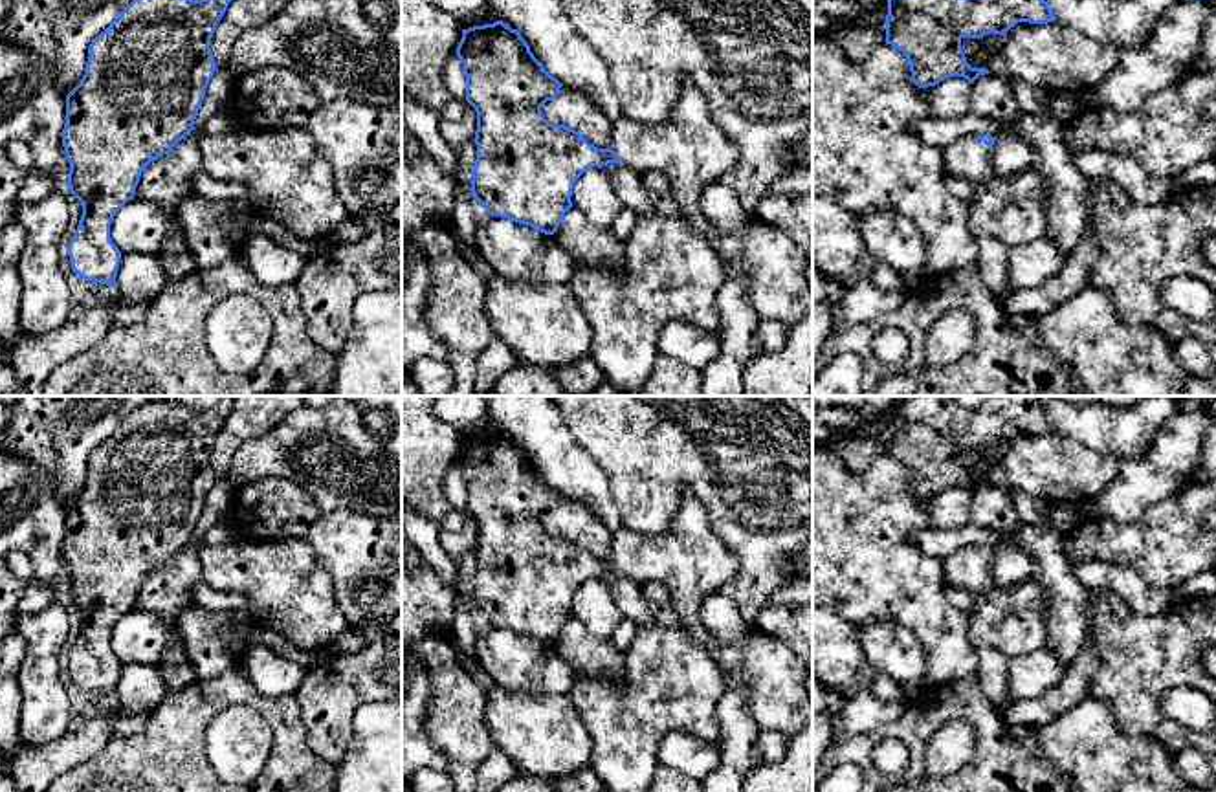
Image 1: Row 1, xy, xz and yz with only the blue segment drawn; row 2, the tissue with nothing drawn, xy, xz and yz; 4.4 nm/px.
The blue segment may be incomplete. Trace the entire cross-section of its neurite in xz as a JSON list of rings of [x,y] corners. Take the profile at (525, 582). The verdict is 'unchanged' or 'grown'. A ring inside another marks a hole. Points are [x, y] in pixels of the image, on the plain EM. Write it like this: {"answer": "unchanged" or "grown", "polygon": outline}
{"answer": "grown", "polygon": [[[503,431],[462,440],[457,468],[464,477],[466,512],[477,522],[477,570],[471,581],[471,605],[492,627],[530,636],[554,645],[572,618],[576,590],[589,579],[622,574],[640,585],[664,583],[677,618],[691,638],[704,645],[724,676],[746,678],[746,706],[759,730],[798,735],[813,720],[813,698],[807,693],[807,666],[792,647],[763,632],[750,631],[737,642],[717,642],[702,623],[704,601],[737,574],[737,556],[721,541],[706,506],[684,491],[680,508],[662,534],[620,532],[613,535],[609,559],[591,556],[580,543],[545,530],[541,517],[558,508],[563,497],[539,473],[517,440]]]}

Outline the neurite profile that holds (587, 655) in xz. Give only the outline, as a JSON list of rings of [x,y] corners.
[[[574,616],[565,623],[554,649],[570,664],[576,676],[591,675],[618,680],[622,675],[622,651],[611,640],[591,634]]]

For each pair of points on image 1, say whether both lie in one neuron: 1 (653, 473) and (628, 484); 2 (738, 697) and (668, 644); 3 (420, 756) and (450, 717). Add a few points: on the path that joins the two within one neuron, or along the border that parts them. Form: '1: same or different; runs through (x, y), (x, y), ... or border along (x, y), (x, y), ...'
1: same; runs through (648, 475), (639, 484), (633, 484)
2: different; border along (727, 677), (727, 686), (718, 704), (719, 730)
3: different; border along (430, 699), (426, 736), (444, 758), (446, 770)

